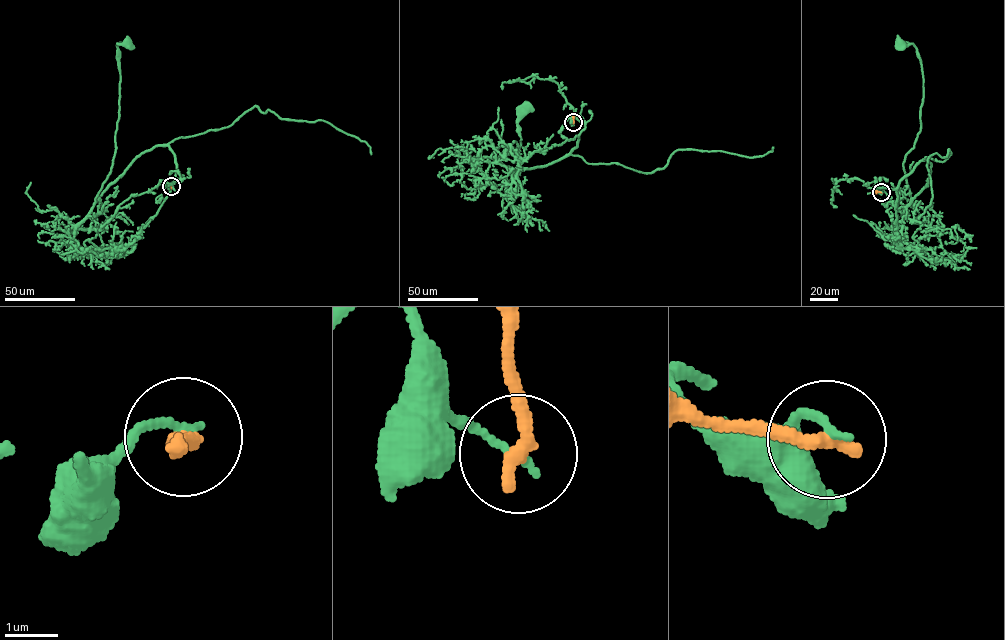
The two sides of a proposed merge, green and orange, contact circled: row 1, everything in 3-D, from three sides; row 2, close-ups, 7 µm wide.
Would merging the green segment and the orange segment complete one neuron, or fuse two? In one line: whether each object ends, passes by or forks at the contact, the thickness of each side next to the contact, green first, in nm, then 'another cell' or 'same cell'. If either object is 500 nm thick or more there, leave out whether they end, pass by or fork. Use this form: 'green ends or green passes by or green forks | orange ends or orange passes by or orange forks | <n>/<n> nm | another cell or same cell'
green ends | orange ends | 140/340 nm | another cell

